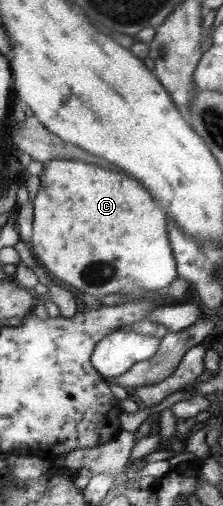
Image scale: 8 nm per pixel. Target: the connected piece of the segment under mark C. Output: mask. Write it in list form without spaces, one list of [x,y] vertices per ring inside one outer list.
[[[50,160],[43,165],[43,170],[39,174],[42,186],[34,199],[34,226],[29,245],[39,265],[50,272],[55,281],[95,298],[109,294],[138,298],[147,291],[158,292],[168,288],[178,277],[168,240],[167,214],[154,203],[153,194],[142,188],[134,178],[98,168],[94,164],[72,160]]]

